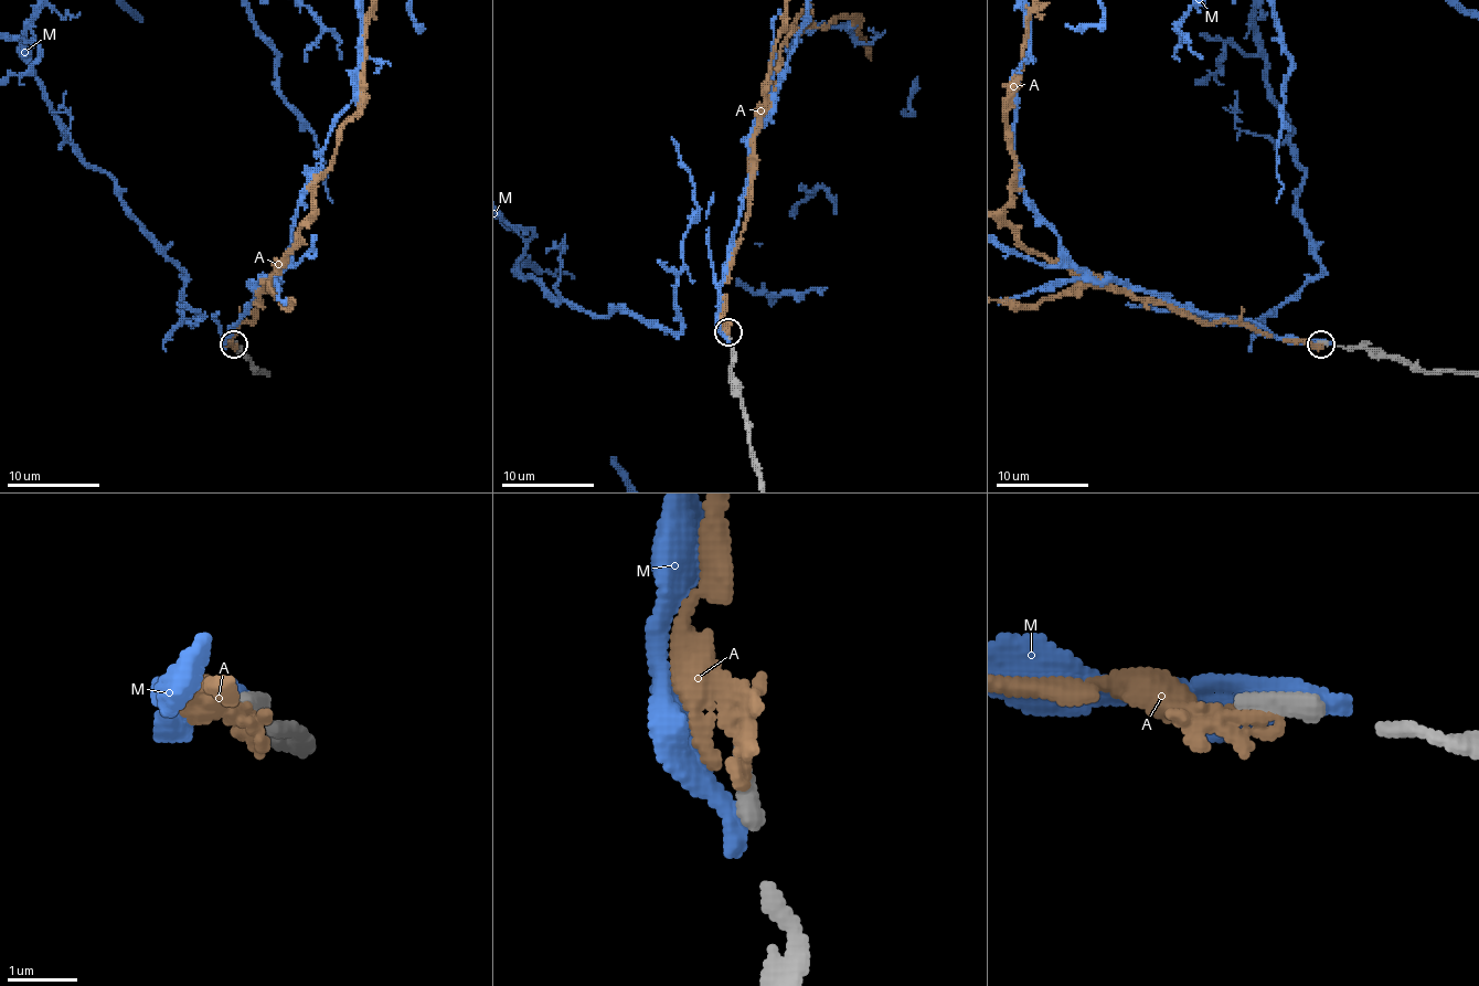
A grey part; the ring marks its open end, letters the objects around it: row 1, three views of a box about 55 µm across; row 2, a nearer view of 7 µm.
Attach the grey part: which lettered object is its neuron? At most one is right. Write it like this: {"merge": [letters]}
{"merge": ["A"]}

